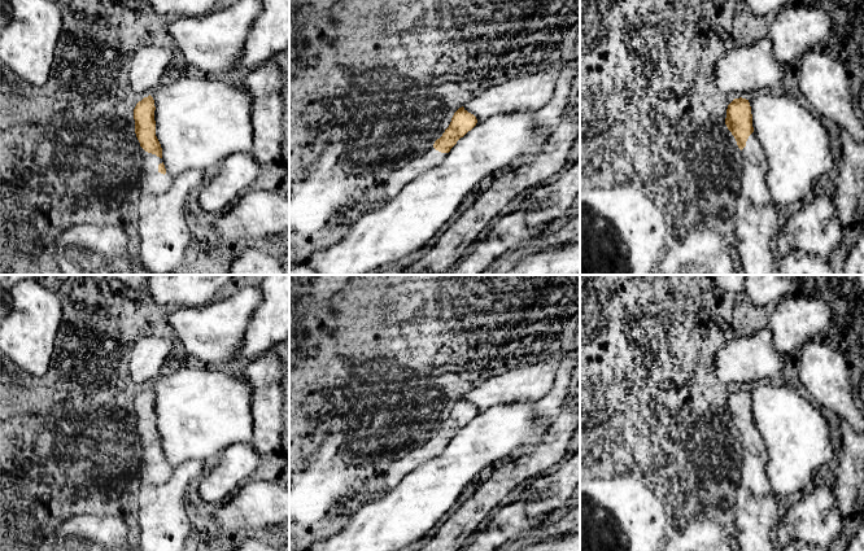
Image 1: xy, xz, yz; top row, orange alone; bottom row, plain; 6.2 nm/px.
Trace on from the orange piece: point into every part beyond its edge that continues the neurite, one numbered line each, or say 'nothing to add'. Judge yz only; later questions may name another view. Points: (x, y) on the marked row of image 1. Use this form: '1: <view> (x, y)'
1: yz (754, 165)

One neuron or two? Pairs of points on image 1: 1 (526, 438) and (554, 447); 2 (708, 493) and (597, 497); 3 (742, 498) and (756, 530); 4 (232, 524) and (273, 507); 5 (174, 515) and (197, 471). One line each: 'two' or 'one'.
1: two
2: one
3: one
4: one
5: one

